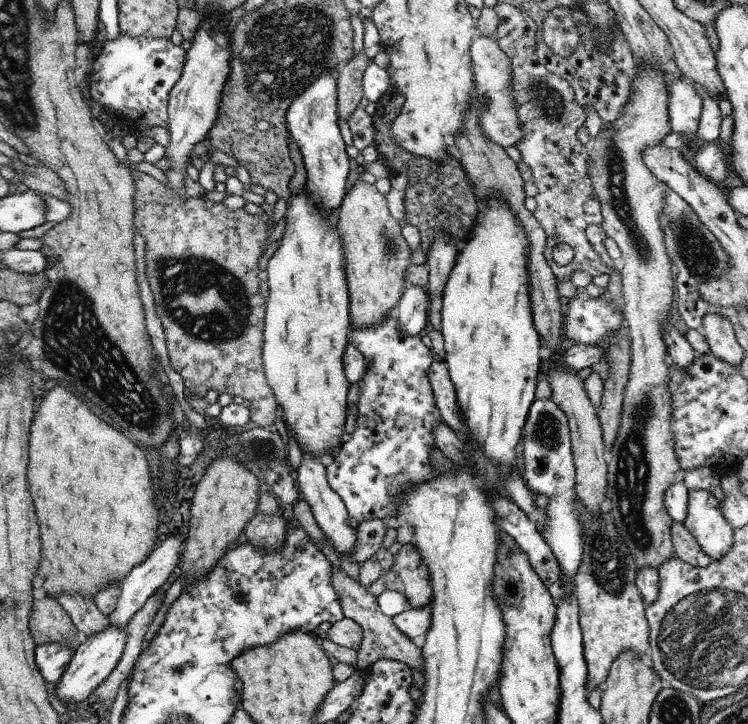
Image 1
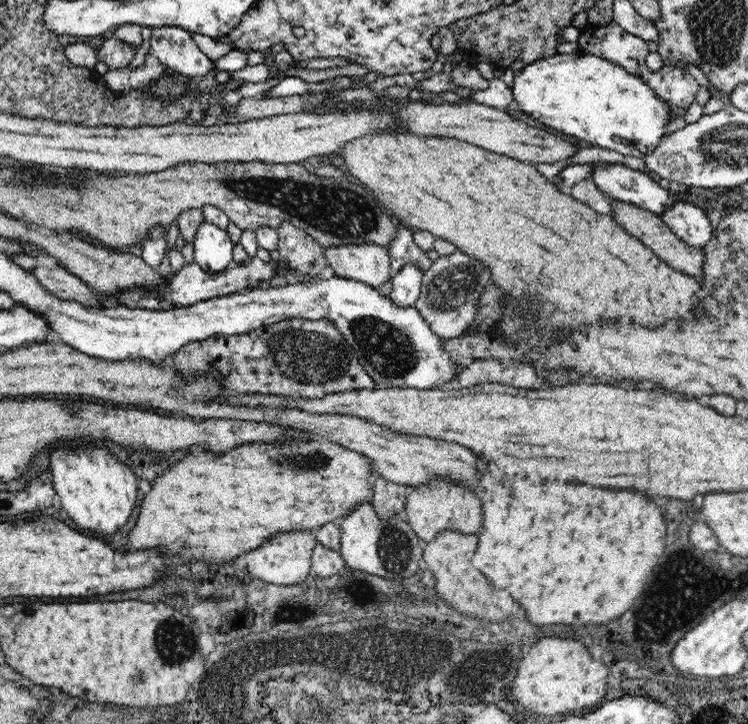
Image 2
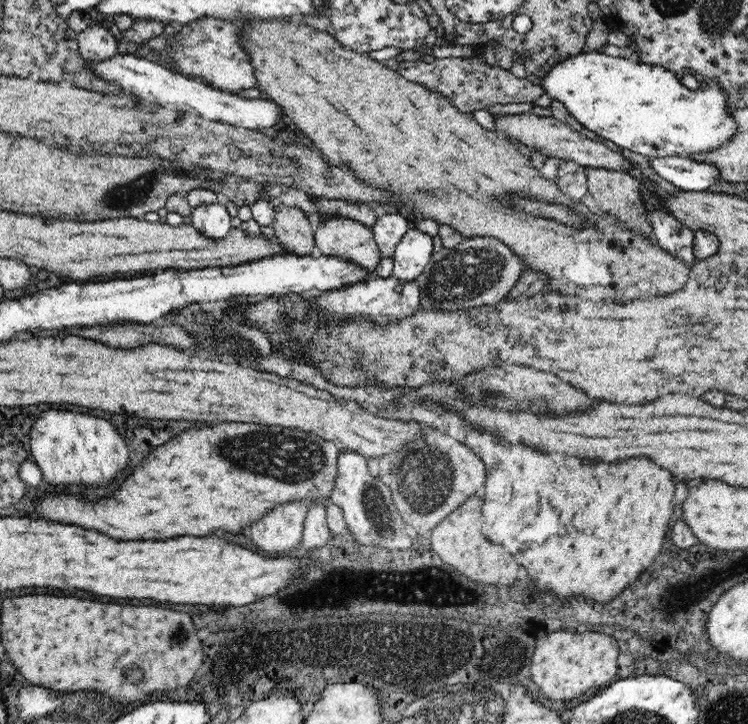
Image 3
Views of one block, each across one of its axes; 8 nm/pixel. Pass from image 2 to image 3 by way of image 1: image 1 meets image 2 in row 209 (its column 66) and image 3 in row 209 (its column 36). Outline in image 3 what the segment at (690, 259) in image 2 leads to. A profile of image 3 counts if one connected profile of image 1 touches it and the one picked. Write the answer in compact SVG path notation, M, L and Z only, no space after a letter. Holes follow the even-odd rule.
M592 167L586 168L586 176L589 192L602 212L614 217L622 228L630 229L656 244L652 224L640 199L641 179L623 171Z

